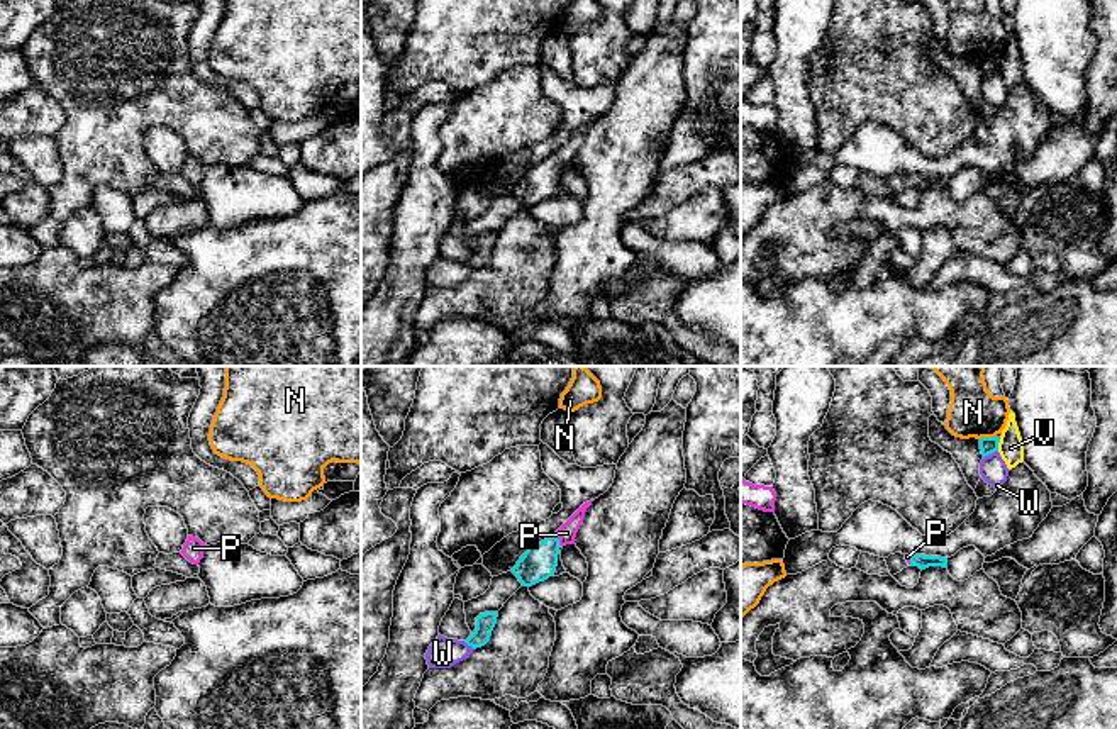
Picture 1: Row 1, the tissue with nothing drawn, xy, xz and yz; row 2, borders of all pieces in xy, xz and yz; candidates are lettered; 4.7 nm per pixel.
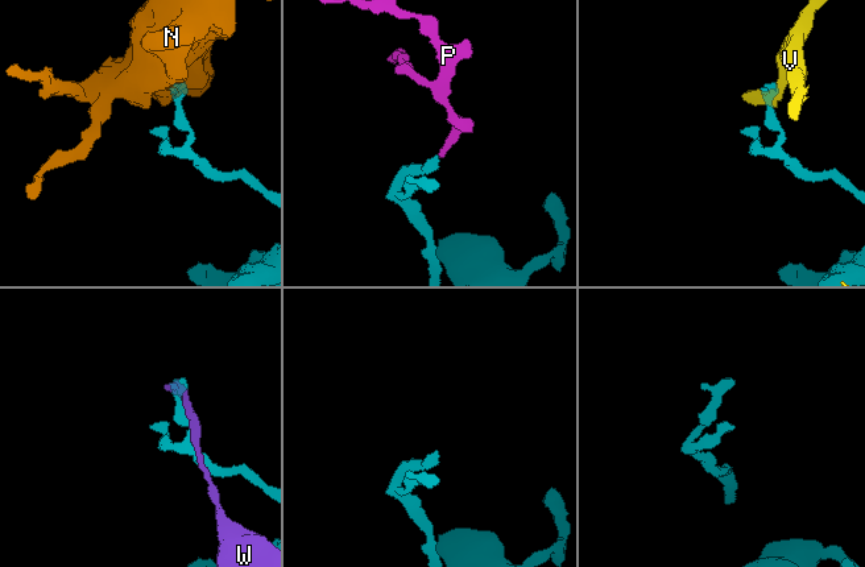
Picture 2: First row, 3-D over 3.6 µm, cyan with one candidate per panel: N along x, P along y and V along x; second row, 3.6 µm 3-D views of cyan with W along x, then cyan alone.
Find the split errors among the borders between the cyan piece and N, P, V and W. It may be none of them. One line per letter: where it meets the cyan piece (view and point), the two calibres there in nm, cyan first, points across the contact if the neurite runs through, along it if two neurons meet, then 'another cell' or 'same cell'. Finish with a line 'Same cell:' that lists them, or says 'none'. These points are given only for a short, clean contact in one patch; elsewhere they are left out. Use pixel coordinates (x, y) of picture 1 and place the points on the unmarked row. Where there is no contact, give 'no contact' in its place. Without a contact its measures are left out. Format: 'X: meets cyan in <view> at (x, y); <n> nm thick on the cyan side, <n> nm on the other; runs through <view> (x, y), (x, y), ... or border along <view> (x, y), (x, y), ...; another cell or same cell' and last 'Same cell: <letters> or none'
N: meets cyan in yz at (987, 58); 80 nm thick on the cyan side, 240 nm on the other; border along yz (994, 56), (980, 60); another cell
P: meets cyan in xz at (558, 160); 170 nm thick on the cyan side, 90 nm on the other; runs through xz (539, 182), (558, 160), (566, 153); same cell
V: meets cyan in yz at (997, 65); 80 nm thick on the cyan side, 120 nm on the other; another cell
W: meets cyan in yz at (990, 73); 80 nm thick on the cyan side, 130 nm on the other; another cell
Same cell: P

